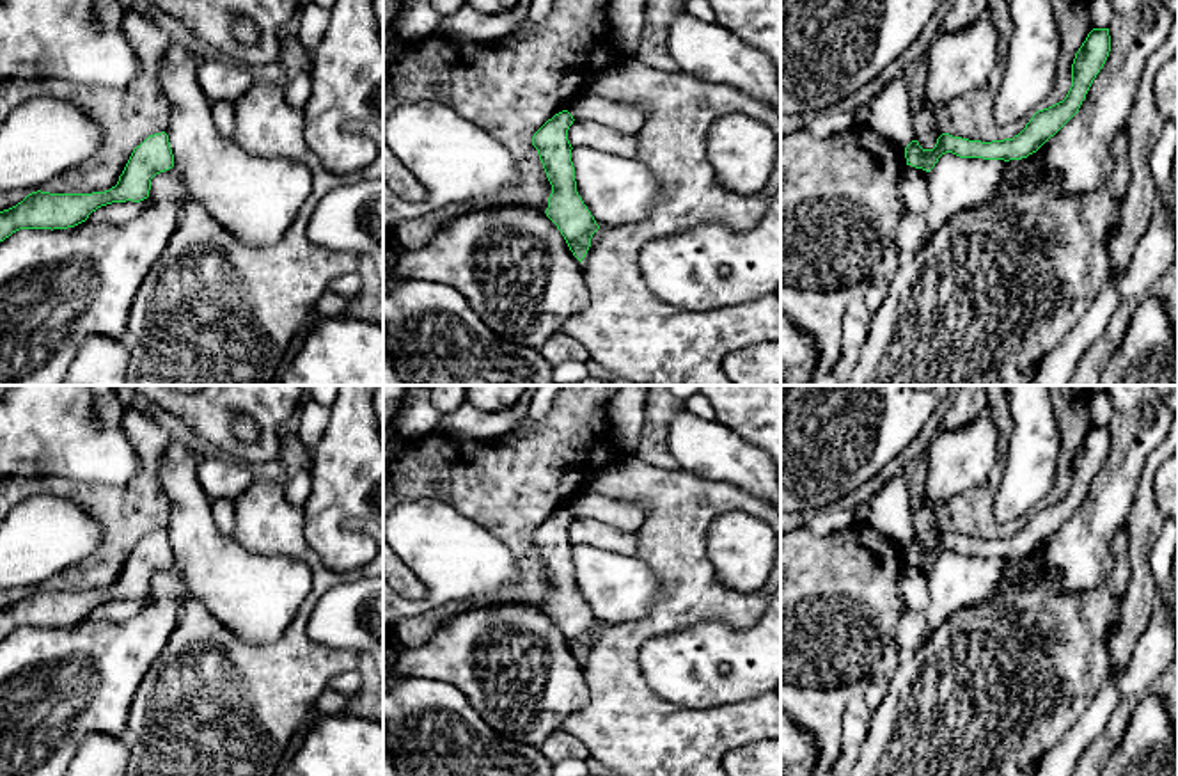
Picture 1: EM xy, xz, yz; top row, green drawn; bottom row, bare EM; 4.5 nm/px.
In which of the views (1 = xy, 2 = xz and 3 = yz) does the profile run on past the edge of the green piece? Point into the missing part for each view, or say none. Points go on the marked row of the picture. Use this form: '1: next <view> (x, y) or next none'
1: next none
2: next none
3: next none

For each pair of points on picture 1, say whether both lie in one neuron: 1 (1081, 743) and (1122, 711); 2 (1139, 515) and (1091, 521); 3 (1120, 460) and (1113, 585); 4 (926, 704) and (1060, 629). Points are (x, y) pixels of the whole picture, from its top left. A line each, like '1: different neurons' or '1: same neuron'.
1: different neurons
2: different neurons
3: different neurons
4: same neuron

